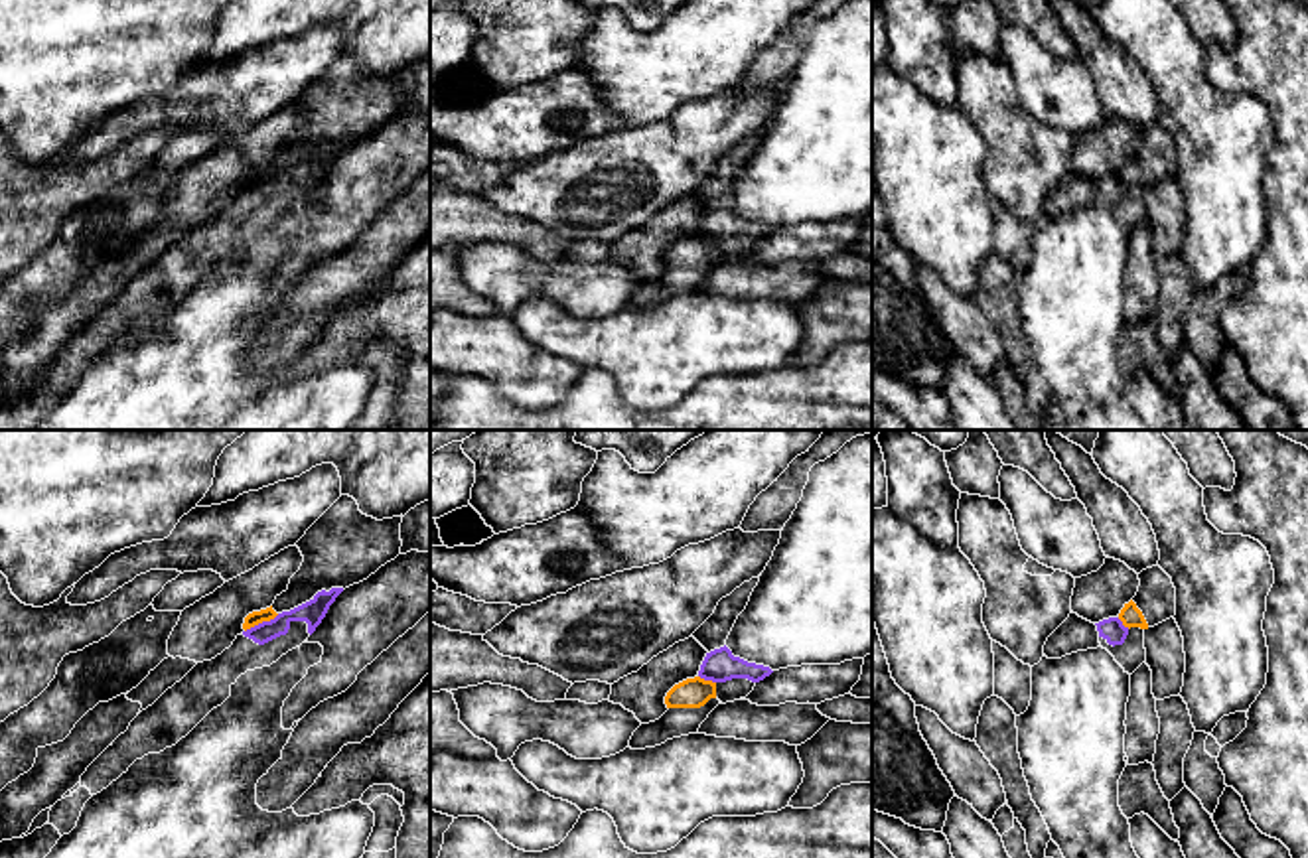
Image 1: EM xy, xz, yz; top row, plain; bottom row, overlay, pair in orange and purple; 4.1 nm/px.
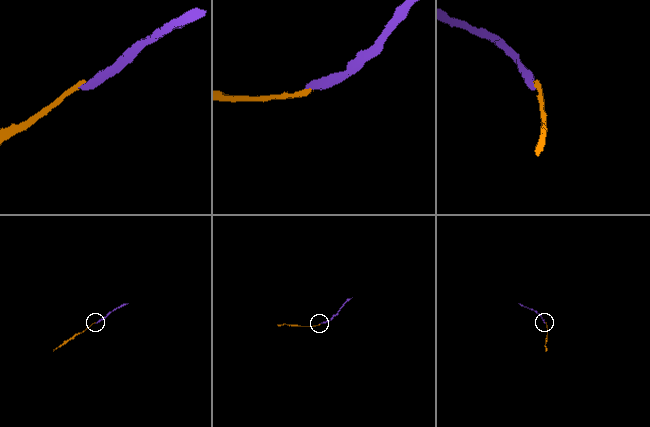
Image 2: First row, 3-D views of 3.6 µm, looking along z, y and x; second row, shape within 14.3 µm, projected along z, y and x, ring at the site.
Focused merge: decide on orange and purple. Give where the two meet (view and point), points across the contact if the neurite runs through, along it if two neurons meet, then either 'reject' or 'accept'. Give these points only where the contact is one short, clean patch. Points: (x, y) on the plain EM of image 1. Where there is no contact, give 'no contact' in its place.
contact xy (261, 180); border xy (279, 172), (245, 190); reject

